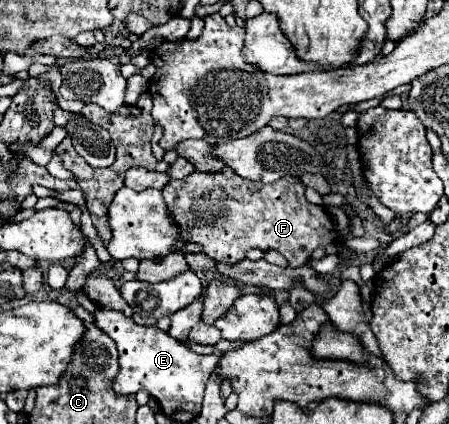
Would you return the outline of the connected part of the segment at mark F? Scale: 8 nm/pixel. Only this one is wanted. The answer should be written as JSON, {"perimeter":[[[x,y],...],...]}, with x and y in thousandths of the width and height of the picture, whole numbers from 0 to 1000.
{"perimeter":[[[506,394],[488,408],[434,403],[430,413],[403,422],[403,427],[381,422],[363,446],[363,465],[376,488],[376,502],[385,507],[385,521],[403,535],[403,564],[416,573],[421,568],[448,573],[465,606],[474,606],[483,616],[506,616],[510,625],[519,625],[523,616],[541,616],[550,592],[572,583],[581,592],[612,587],[639,606],[648,630],[670,630],[706,583],[742,578],[751,568],[751,554],[759,568],[759,545],[751,545],[746,521],[728,502],[728,493],[719,493],[715,483],[688,479],[679,469],[675,432],[648,413],[639,413],[604,436],[590,436],[581,427],[550,427],[550,422],[532,417],[519,399],[506,399]]]}

